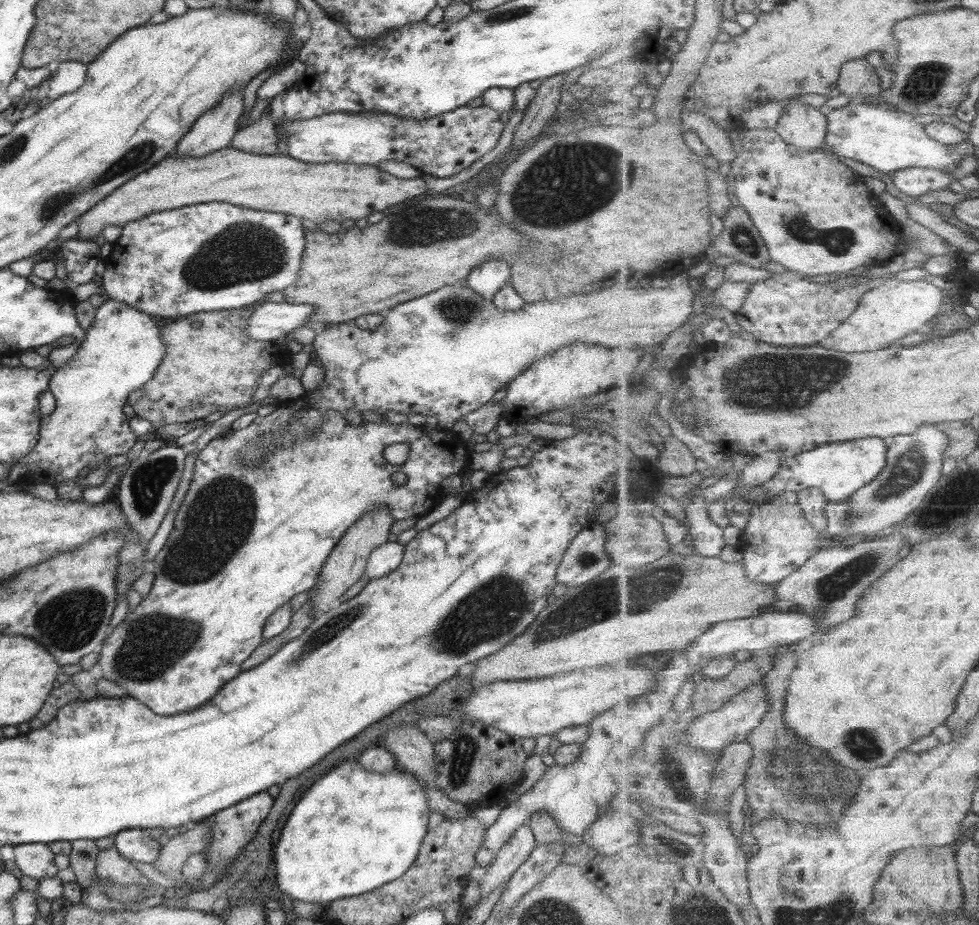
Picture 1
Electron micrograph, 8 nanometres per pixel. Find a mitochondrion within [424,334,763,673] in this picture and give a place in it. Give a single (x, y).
(607, 597)

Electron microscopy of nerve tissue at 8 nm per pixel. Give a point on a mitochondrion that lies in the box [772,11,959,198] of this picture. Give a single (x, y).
(928, 79)

